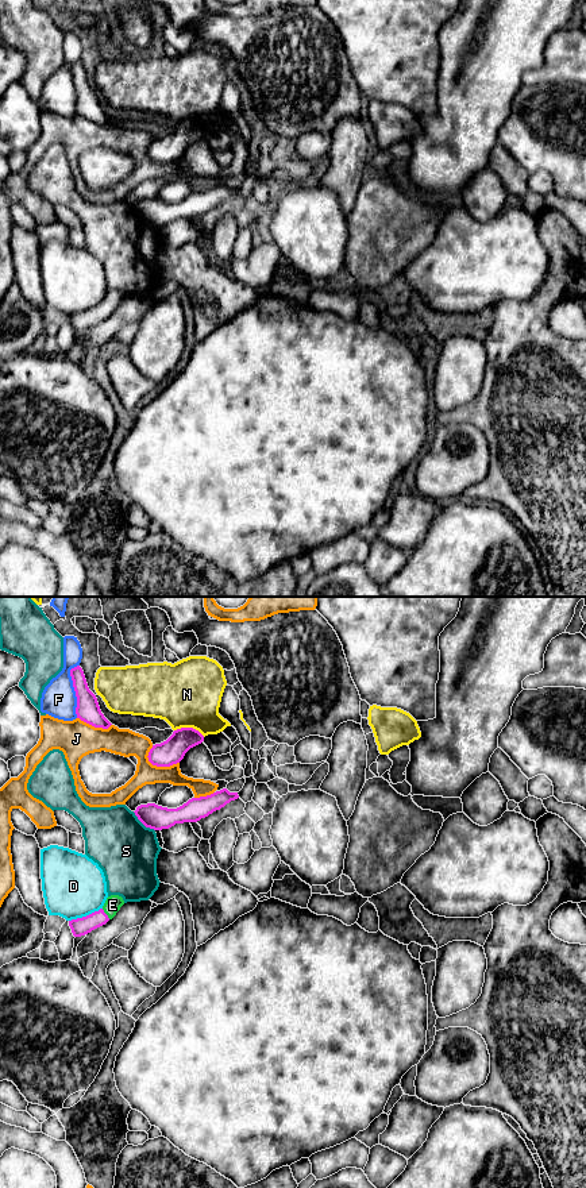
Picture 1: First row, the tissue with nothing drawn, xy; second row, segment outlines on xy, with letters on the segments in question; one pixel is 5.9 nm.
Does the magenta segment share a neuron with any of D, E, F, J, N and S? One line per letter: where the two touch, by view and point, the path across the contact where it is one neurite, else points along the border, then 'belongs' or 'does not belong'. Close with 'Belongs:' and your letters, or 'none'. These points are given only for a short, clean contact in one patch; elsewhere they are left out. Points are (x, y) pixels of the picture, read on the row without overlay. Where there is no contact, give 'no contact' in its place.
D: xy (87, 311) | along xy (101, 303), (69, 316) | does not belong
E: xy (105, 309) | across xy (80, 321), (105, 309), (112, 300) | belongs
F: xy (74, 85) | does not belong
J: xy (162, 161) | does not belong
N: xy (189, 123) | does not belong
S: xy (143, 219) | does not belong
Belongs: E

